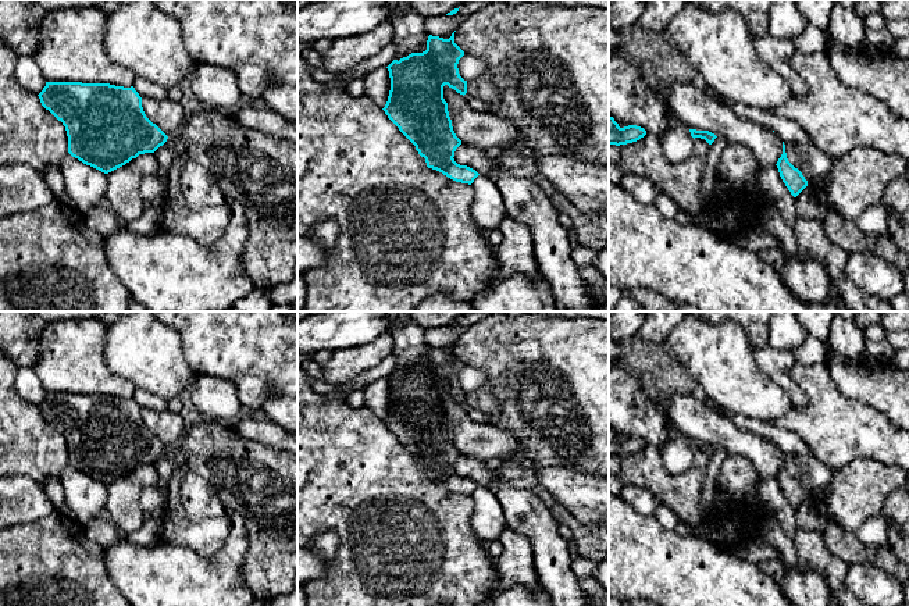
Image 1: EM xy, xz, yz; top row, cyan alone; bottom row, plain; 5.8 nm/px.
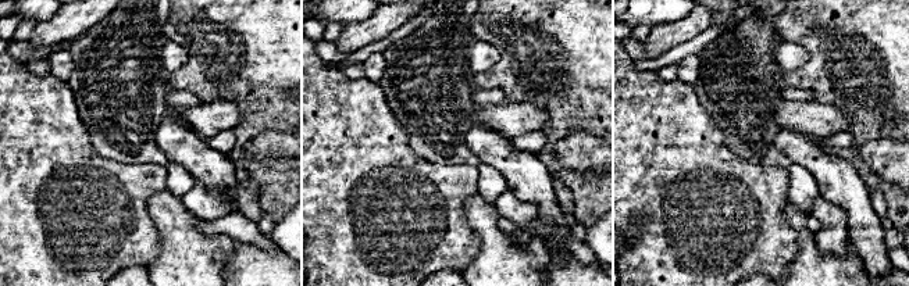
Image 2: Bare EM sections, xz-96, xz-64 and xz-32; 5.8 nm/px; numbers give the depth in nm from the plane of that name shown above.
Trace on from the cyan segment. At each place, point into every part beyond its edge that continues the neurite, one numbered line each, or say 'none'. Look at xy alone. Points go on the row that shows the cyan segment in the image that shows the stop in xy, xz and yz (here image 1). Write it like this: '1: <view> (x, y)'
none

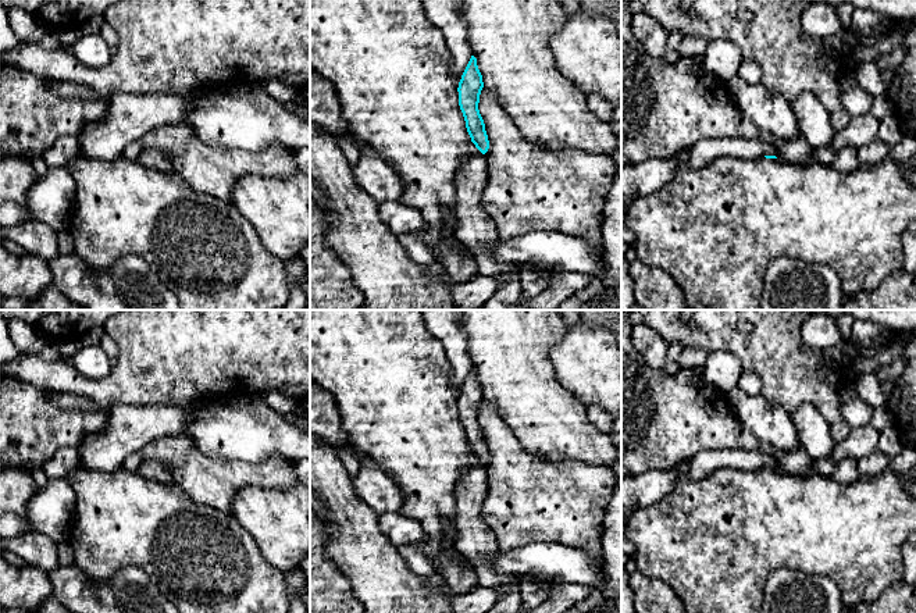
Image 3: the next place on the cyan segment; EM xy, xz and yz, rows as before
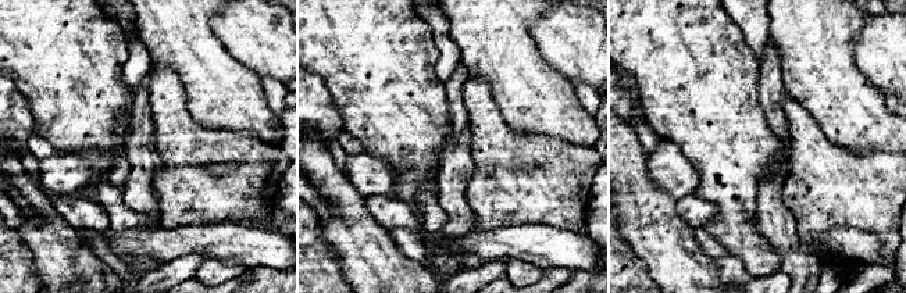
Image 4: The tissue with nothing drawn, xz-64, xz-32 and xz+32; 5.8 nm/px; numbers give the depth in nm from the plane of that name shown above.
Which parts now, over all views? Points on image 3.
1: xz (476, 230)

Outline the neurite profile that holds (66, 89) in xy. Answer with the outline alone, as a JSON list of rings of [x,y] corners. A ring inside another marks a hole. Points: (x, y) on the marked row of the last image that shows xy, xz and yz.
[[[44,78],[50,90],[64,100],[85,103],[92,107],[96,101],[106,100],[92,88],[71,81],[54,81]]]

